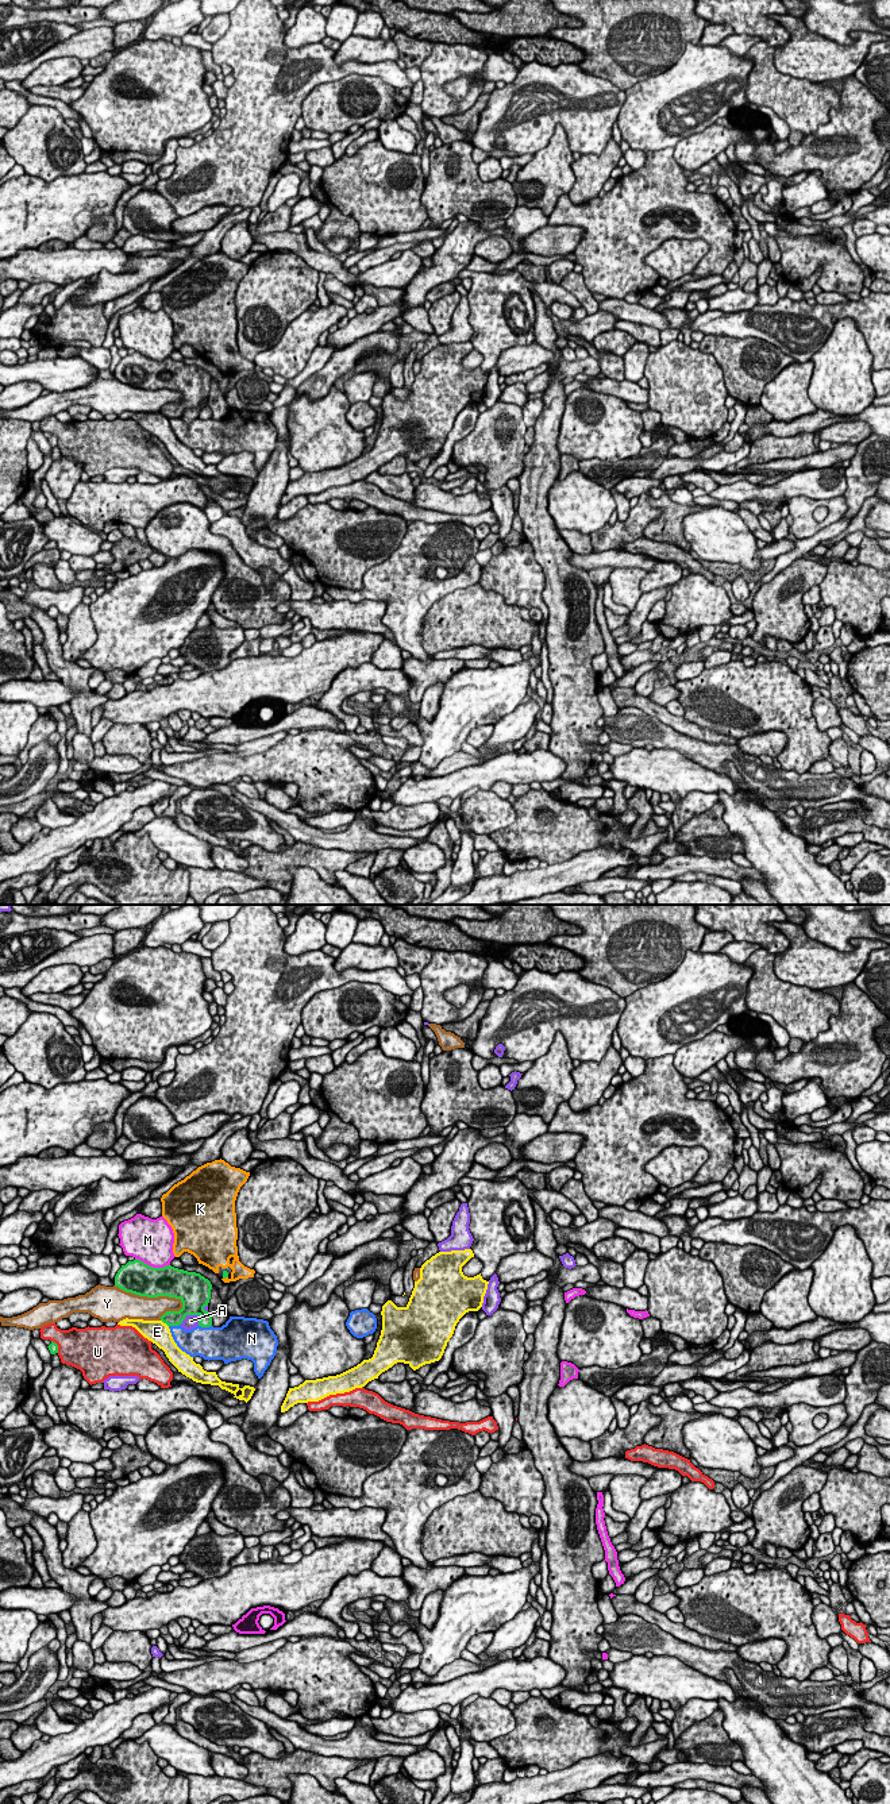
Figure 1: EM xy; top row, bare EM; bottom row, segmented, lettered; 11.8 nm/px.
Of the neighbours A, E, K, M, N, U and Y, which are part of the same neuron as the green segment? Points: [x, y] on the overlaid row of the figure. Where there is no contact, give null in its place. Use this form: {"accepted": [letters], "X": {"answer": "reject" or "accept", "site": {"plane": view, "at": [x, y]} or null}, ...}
{"accepted": ["K"], "A": {"answer": "reject", "site": {"plane": "xy", "at": [188, 1314]}}, "E": {"answer": "reject", "site": {"plane": "xy", "at": [165, 1322]}}, "K": {"answer": "accept", "site": {"plane": "xy", "at": [224, 1278]}}, "M": {"answer": "reject", "site": {"plane": "xy", "at": [151, 1267]}}, "N": {"answer": "reject", "site": {"plane": "xy", "at": [205, 1326]}}, "U": {"answer": "reject", "site": {"plane": "xy", "at": [57, 1346]}}, "Y": {"answer": "reject", "site": {"plane": "xy", "at": [151, 1296]}}}

